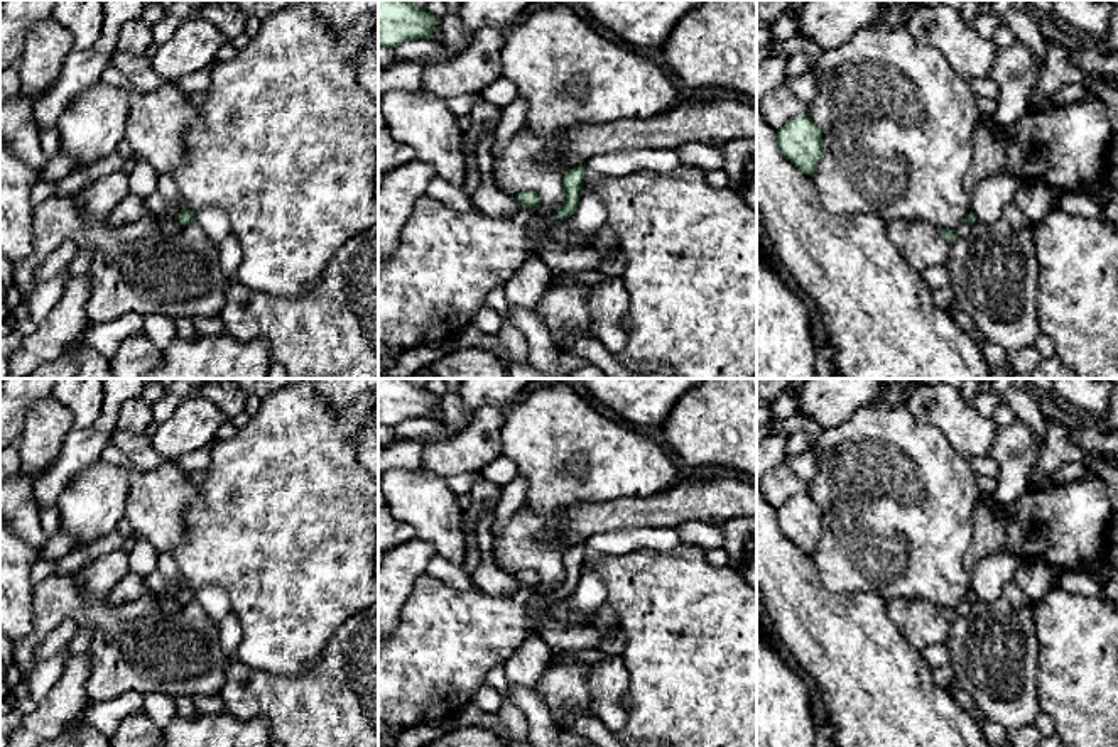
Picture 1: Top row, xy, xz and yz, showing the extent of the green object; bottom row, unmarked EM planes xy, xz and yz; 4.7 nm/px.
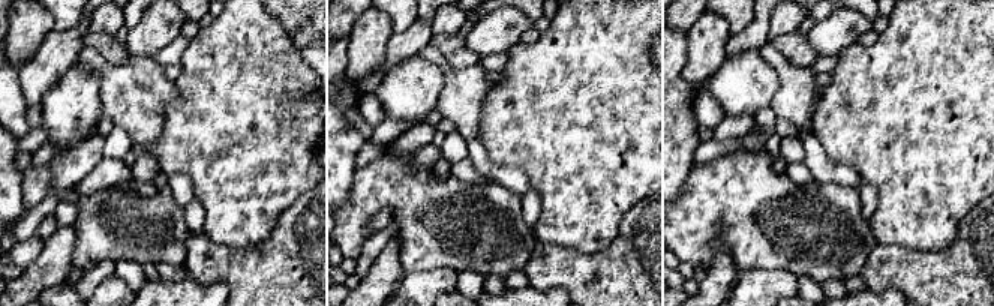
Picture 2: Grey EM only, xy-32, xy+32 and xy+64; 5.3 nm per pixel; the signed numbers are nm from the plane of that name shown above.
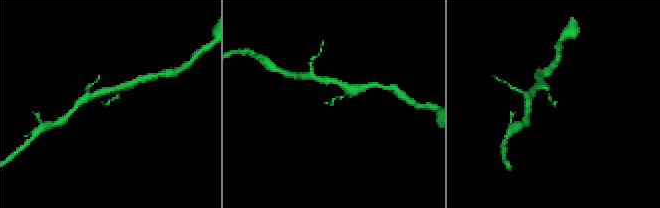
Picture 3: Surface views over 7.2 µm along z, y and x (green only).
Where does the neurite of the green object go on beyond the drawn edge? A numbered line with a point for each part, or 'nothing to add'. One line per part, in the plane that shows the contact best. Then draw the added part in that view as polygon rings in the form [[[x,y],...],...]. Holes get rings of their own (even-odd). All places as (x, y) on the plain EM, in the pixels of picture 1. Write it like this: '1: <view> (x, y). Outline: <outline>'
1: xy (156, 583). Outline: [[[154,570],[149,576],[145,576],[145,585],[149,588],[149,595],[157,600],[164,600],[164,602],[179,600],[179,593],[169,595],[166,592],[166,578],[162,576],[162,573],[159,570]]]

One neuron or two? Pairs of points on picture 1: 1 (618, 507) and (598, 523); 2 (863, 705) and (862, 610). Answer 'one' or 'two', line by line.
1: one
2: one

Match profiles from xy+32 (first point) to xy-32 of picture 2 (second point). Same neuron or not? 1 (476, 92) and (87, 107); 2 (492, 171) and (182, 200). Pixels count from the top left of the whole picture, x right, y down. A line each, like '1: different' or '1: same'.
1: different
2: same

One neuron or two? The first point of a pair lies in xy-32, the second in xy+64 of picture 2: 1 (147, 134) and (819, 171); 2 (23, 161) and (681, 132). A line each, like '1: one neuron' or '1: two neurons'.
1: two neurons
2: two neurons

